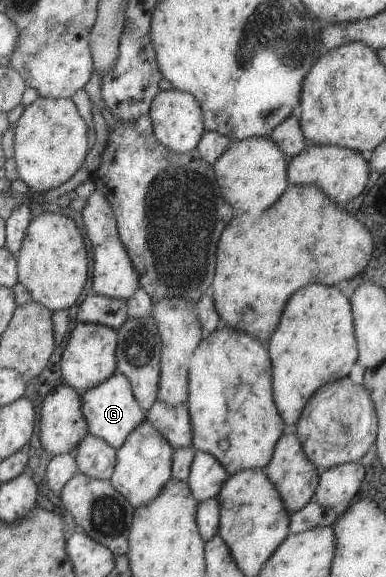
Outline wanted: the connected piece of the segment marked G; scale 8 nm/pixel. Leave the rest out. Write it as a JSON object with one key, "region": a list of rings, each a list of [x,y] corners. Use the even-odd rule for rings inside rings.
{"region":[[[114,373],[108,380],[96,384],[94,388],[88,388],[80,396],[82,406],[82,416],[86,420],[88,433],[100,440],[104,440],[112,449],[118,450],[128,434],[146,420],[145,411],[138,406],[138,402],[134,400],[130,384],[124,376],[119,373]]]}

